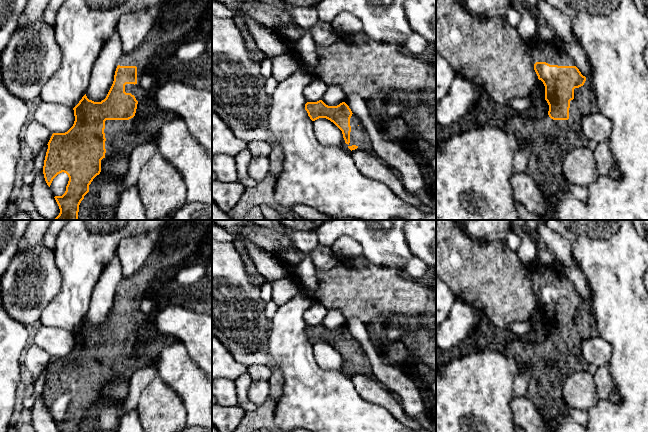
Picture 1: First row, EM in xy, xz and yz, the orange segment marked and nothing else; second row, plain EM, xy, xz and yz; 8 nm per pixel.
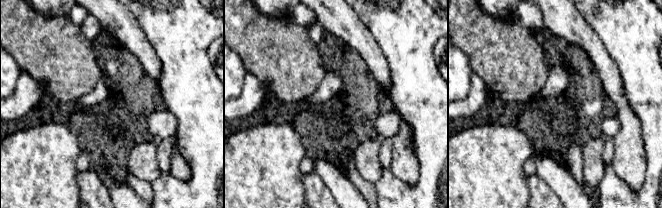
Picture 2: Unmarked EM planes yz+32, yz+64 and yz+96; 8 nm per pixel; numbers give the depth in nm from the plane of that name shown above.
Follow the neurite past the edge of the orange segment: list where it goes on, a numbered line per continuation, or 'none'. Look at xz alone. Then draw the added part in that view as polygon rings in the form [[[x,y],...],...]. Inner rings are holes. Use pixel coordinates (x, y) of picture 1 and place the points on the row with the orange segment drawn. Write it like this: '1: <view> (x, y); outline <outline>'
1: xz (359, 136); outline [[[352,114],[350,118],[350,126],[350,143],[346,144],[343,138],[342,148],[350,152],[351,150],[348,147],[356,145],[358,147],[357,149],[374,154],[369,134],[364,125],[361,123],[360,119],[354,114]]]

